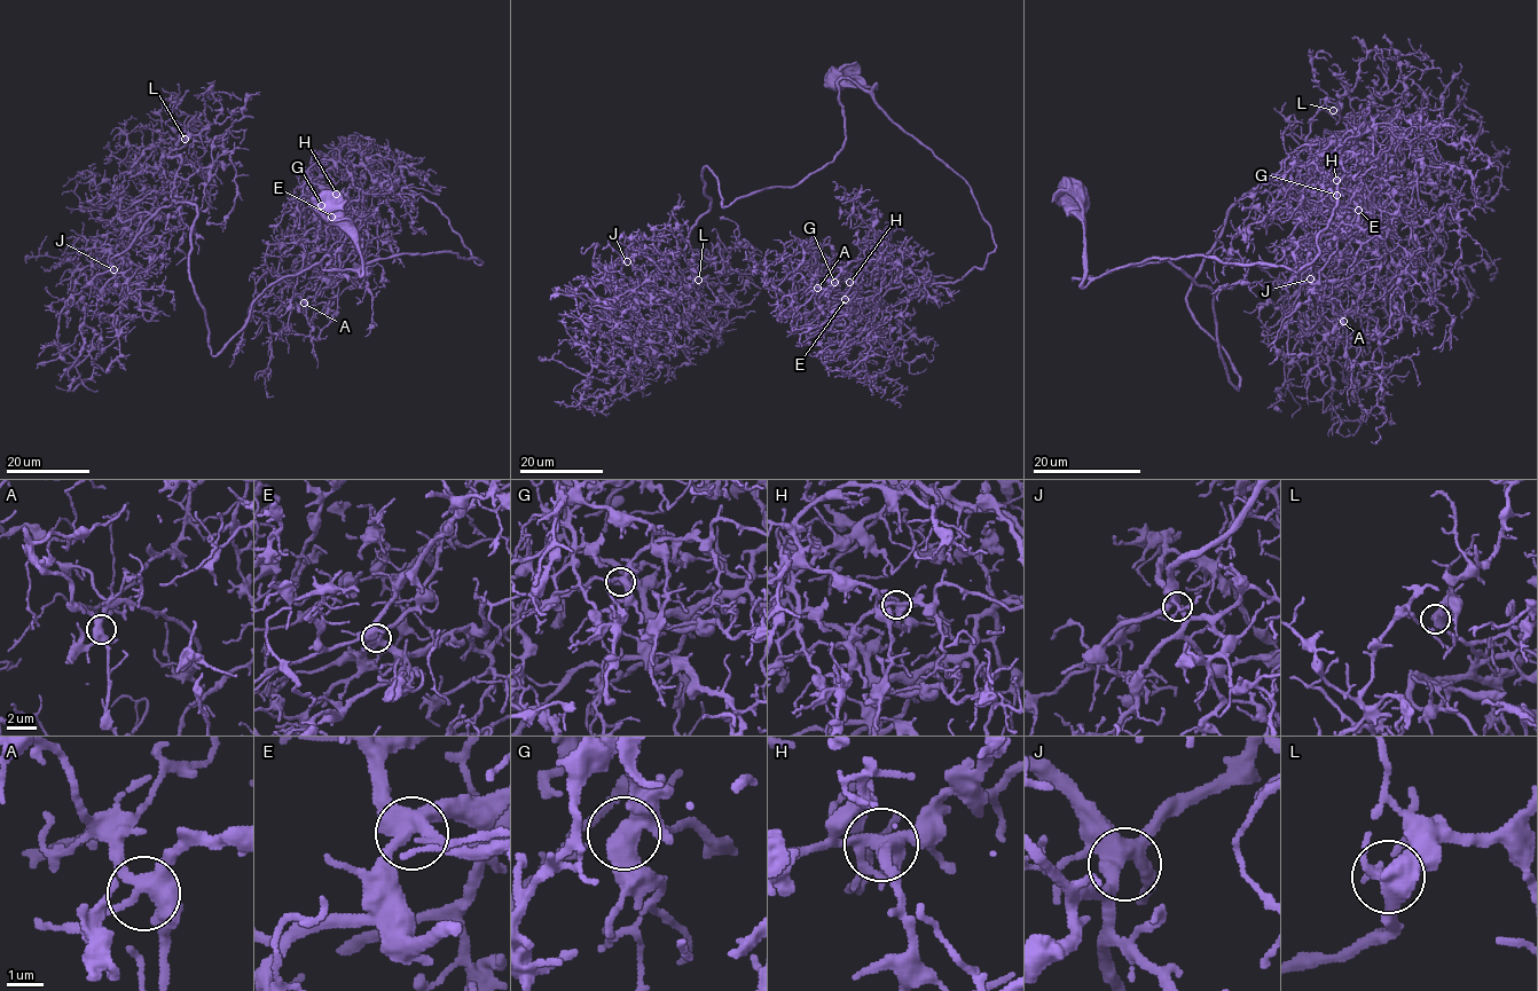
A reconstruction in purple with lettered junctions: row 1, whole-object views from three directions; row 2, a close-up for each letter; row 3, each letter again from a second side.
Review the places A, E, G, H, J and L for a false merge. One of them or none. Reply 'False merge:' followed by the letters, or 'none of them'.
False merge: none of them

